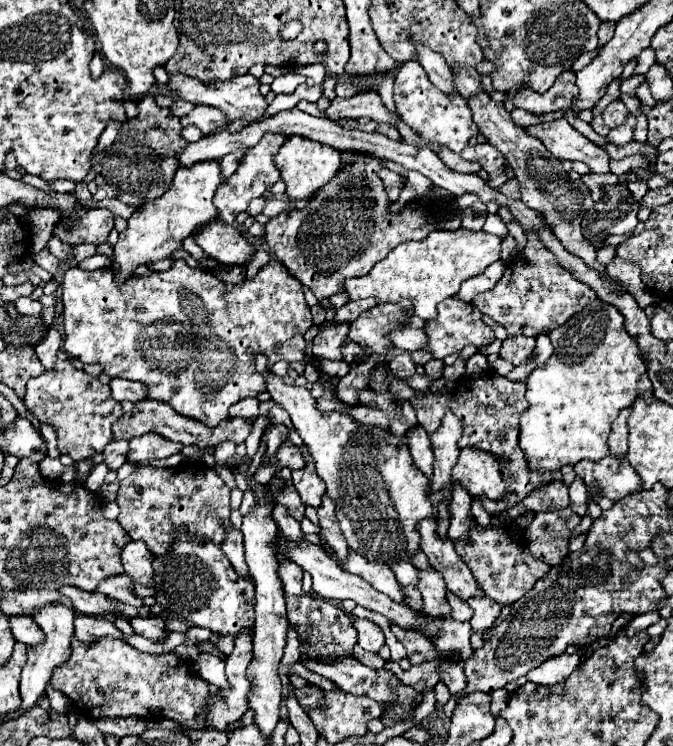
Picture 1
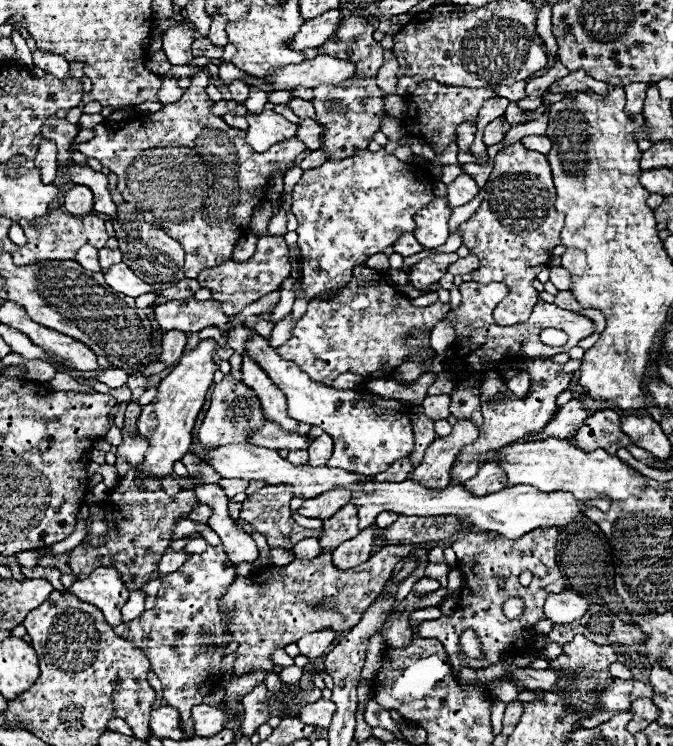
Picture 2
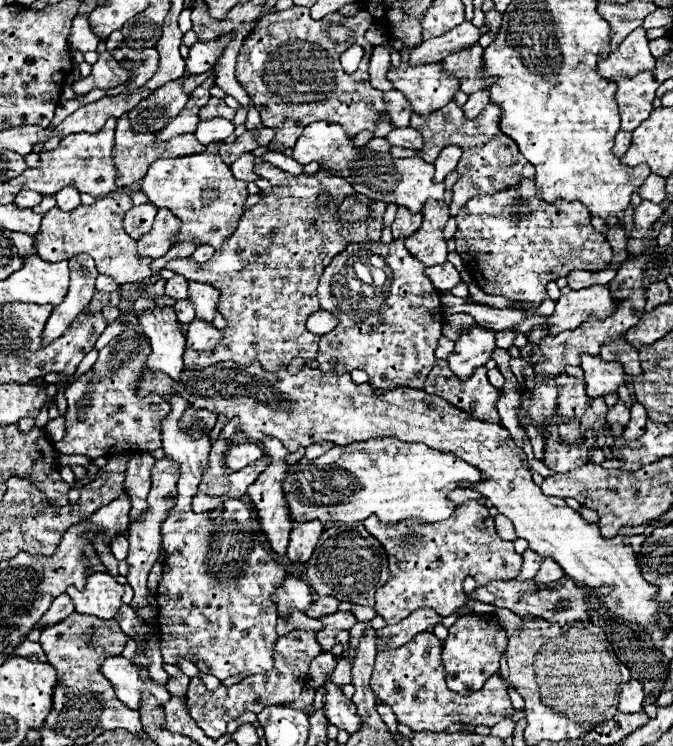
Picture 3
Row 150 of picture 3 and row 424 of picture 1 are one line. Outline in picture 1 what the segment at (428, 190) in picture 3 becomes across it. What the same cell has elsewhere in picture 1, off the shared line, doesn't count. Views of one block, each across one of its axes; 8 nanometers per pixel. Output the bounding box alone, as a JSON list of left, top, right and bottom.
[256,356,432,560]

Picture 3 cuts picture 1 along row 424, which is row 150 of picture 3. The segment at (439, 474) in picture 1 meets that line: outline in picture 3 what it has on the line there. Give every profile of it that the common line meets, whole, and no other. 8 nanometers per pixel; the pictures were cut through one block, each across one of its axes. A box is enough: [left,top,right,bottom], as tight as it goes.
[434,146,462,182]

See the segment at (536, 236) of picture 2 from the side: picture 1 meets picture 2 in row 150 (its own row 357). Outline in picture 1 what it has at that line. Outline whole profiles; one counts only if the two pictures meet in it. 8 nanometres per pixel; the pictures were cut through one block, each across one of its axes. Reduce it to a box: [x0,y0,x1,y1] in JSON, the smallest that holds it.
[498,336,536,366]

